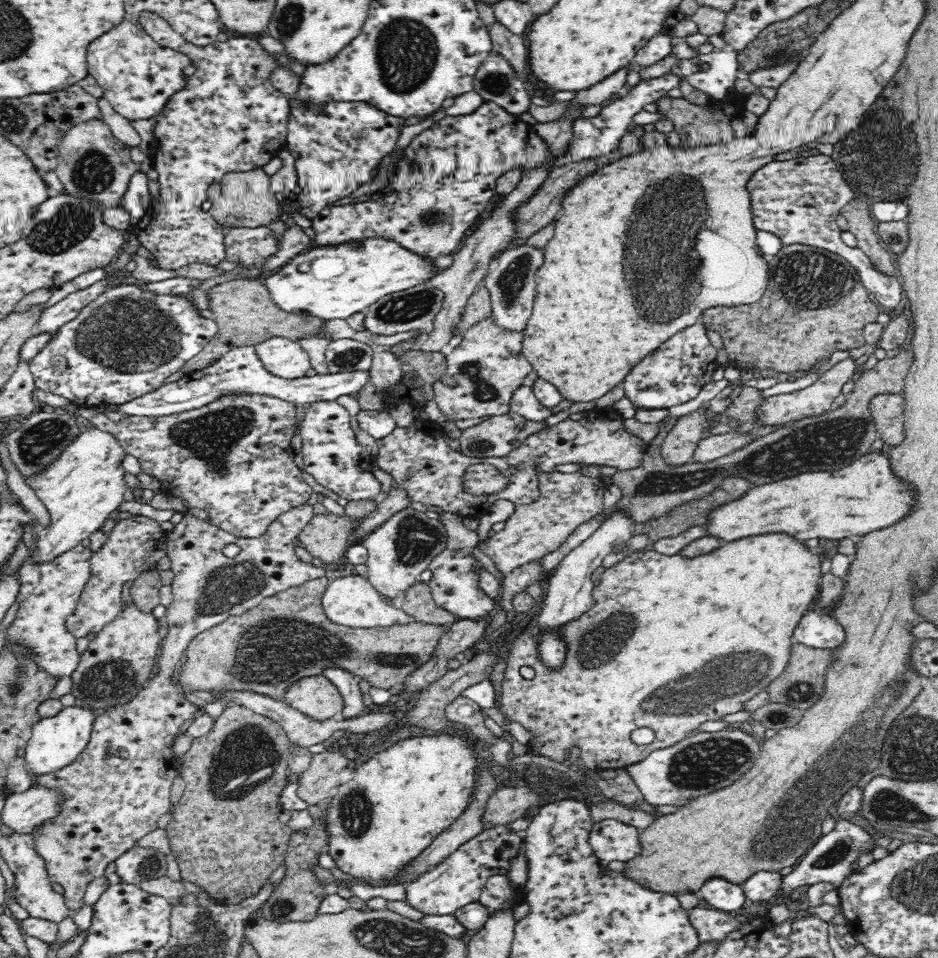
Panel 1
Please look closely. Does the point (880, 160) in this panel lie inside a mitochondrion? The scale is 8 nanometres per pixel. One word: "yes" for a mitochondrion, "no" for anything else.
yes

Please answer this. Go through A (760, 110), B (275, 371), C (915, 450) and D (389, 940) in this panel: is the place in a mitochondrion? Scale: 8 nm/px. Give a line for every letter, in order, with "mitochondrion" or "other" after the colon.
A: other
B: other
C: other
D: mitochondrion

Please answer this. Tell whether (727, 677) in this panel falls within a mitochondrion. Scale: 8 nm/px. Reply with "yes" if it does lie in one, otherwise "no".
yes

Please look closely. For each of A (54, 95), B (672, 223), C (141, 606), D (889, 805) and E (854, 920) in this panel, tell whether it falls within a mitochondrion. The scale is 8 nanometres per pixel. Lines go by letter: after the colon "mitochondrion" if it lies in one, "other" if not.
A: other
B: mitochondrion
C: other
D: mitochondrion
E: other

